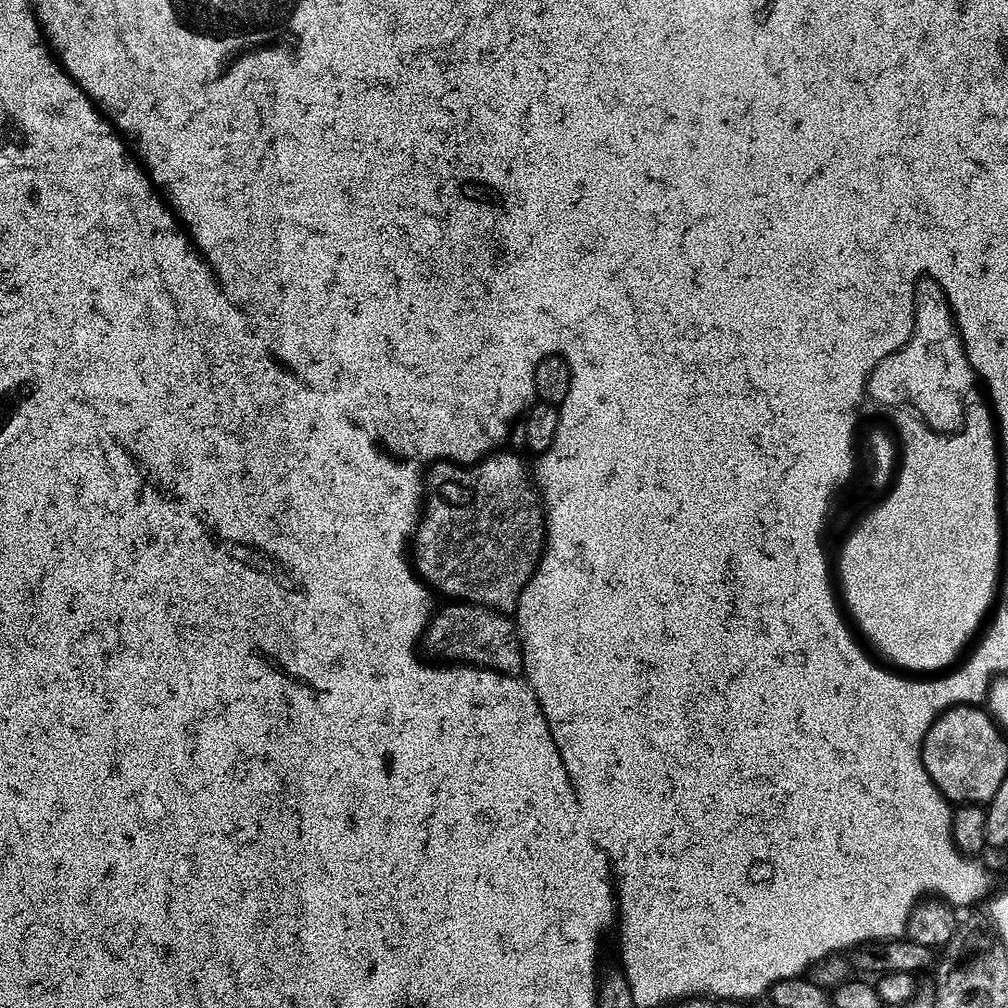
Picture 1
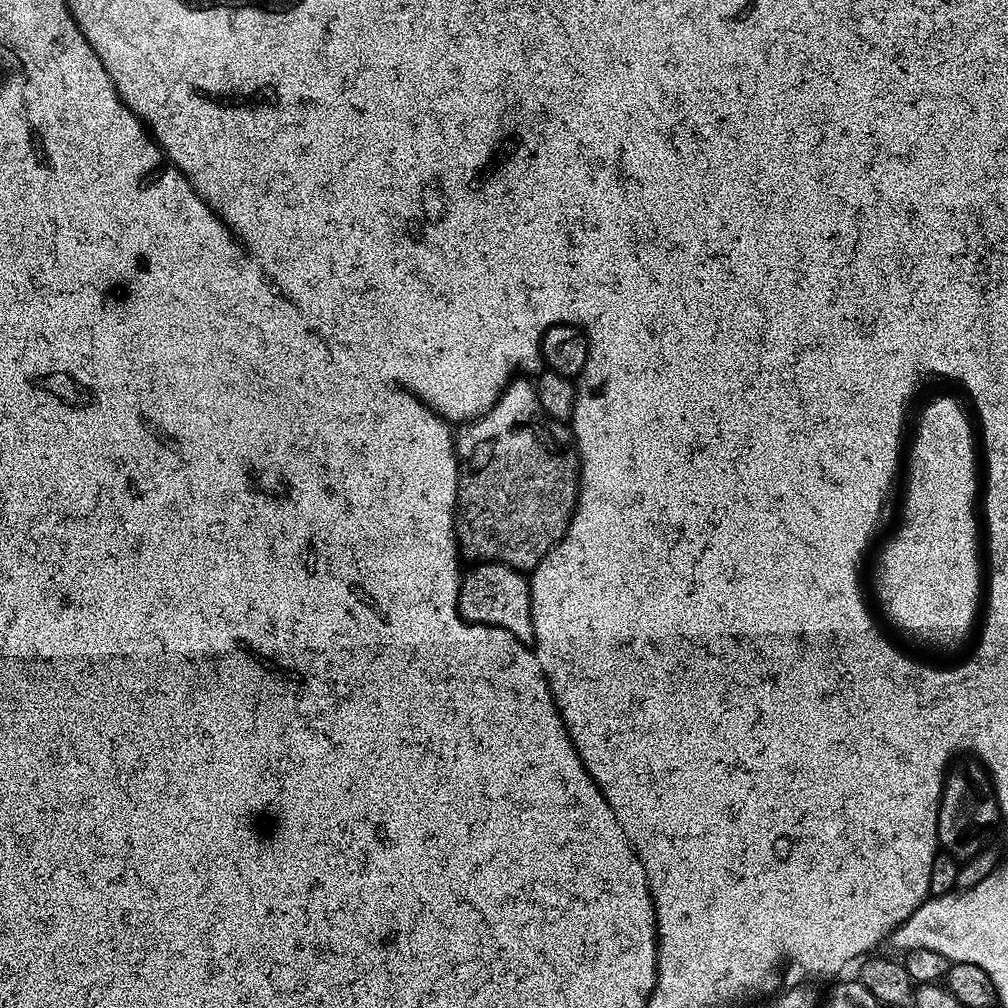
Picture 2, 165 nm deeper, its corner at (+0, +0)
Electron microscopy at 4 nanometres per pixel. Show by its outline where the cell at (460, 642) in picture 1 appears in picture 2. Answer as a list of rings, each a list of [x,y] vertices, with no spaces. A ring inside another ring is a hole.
[[[476,562],[471,565],[472,568],[463,573],[460,582],[460,593],[456,599],[456,608],[460,611],[460,617],[463,620],[469,620],[473,626],[498,626],[514,638],[518,638],[523,644],[531,645],[533,643],[532,635],[534,634],[534,622],[532,621],[532,585],[529,577],[511,568],[505,564],[495,562]]]

